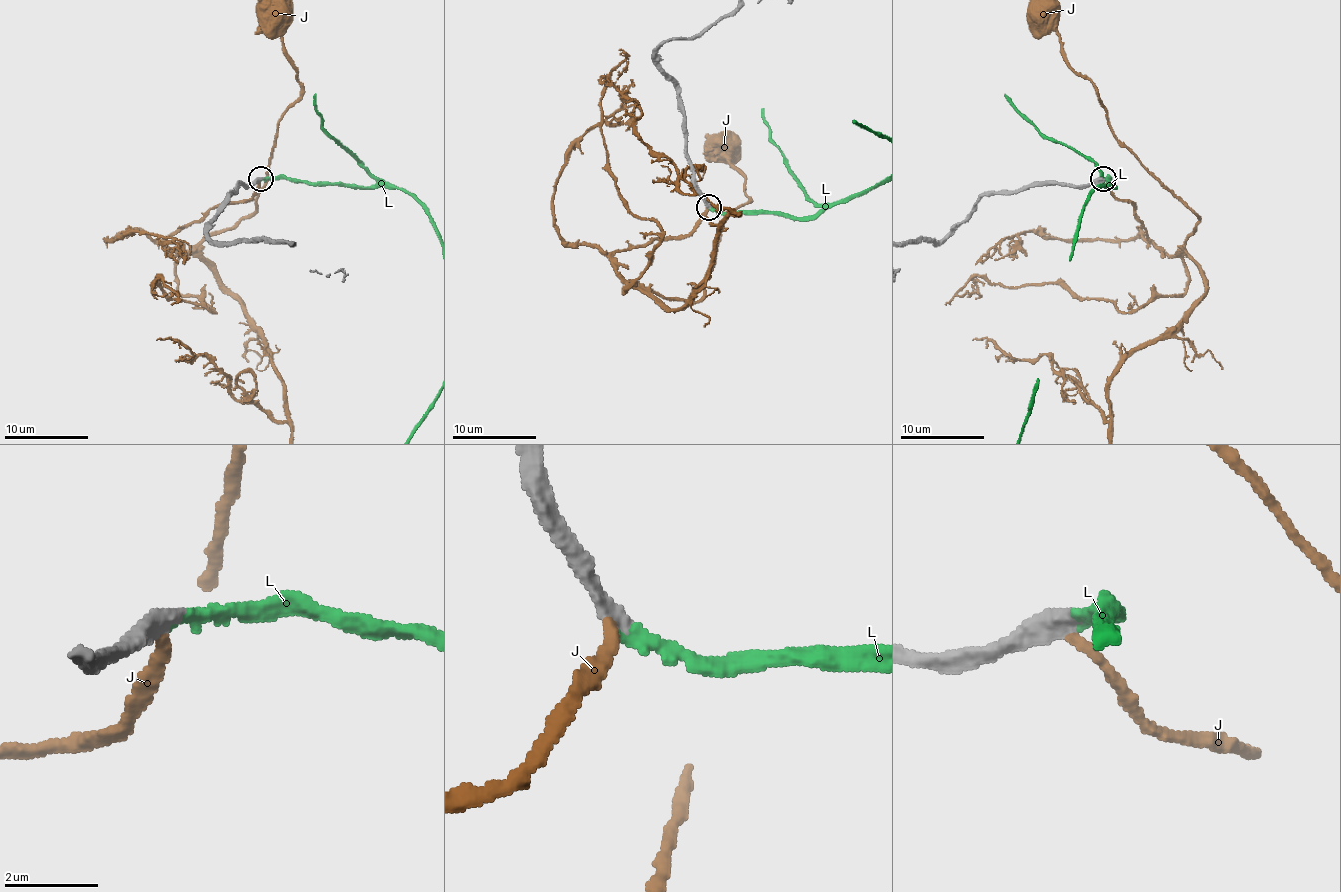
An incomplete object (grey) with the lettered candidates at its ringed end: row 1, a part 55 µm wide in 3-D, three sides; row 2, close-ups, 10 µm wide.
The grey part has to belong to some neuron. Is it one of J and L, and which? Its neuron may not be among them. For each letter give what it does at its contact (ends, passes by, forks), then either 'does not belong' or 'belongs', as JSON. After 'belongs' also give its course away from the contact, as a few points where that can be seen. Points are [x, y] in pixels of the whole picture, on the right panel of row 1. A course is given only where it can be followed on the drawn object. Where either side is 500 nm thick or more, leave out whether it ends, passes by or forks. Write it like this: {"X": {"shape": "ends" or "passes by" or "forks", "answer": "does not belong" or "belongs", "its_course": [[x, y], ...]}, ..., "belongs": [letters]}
{"J": {"shape": "ends", "answer": "does not belong"}, "L": {"shape": "ends", "answer": "belongs"}, "belongs": ["L"]}

